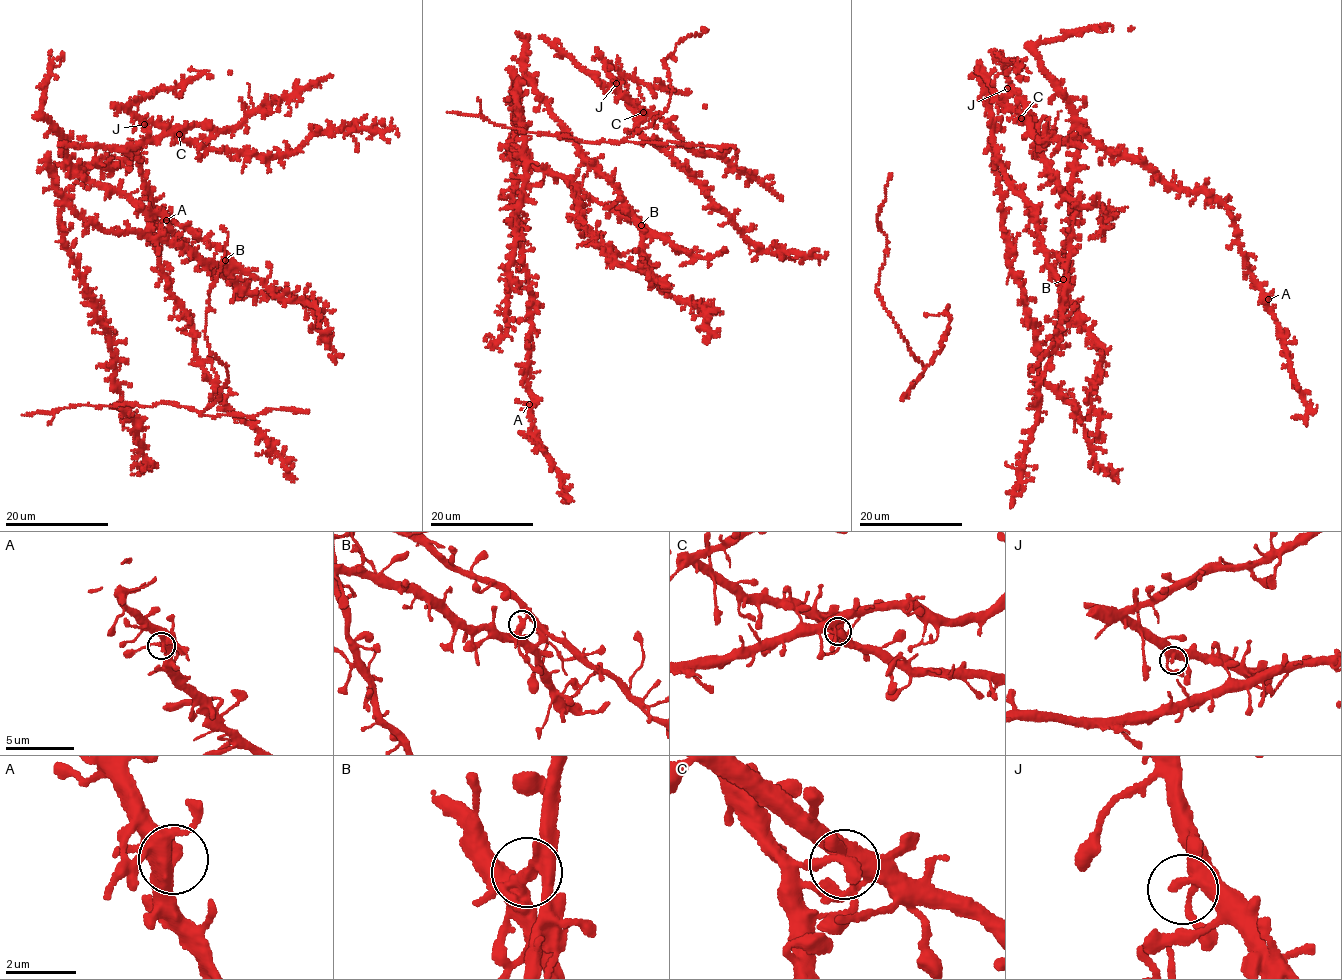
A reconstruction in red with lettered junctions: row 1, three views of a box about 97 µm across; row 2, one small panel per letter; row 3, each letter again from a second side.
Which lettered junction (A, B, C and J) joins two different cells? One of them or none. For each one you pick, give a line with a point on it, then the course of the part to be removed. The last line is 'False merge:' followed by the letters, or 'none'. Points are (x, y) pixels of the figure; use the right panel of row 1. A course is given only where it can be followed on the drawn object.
False merge: none

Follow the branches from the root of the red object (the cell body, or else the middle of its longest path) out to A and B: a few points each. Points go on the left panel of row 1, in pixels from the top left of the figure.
A: (123, 232), (206, 261), (226, 257), (77, 167), (113, 168), (130, 150), (166, 220)
B: (123, 232), (134, 230), (179, 245), (204, 260), (220, 264), (225, 260)

